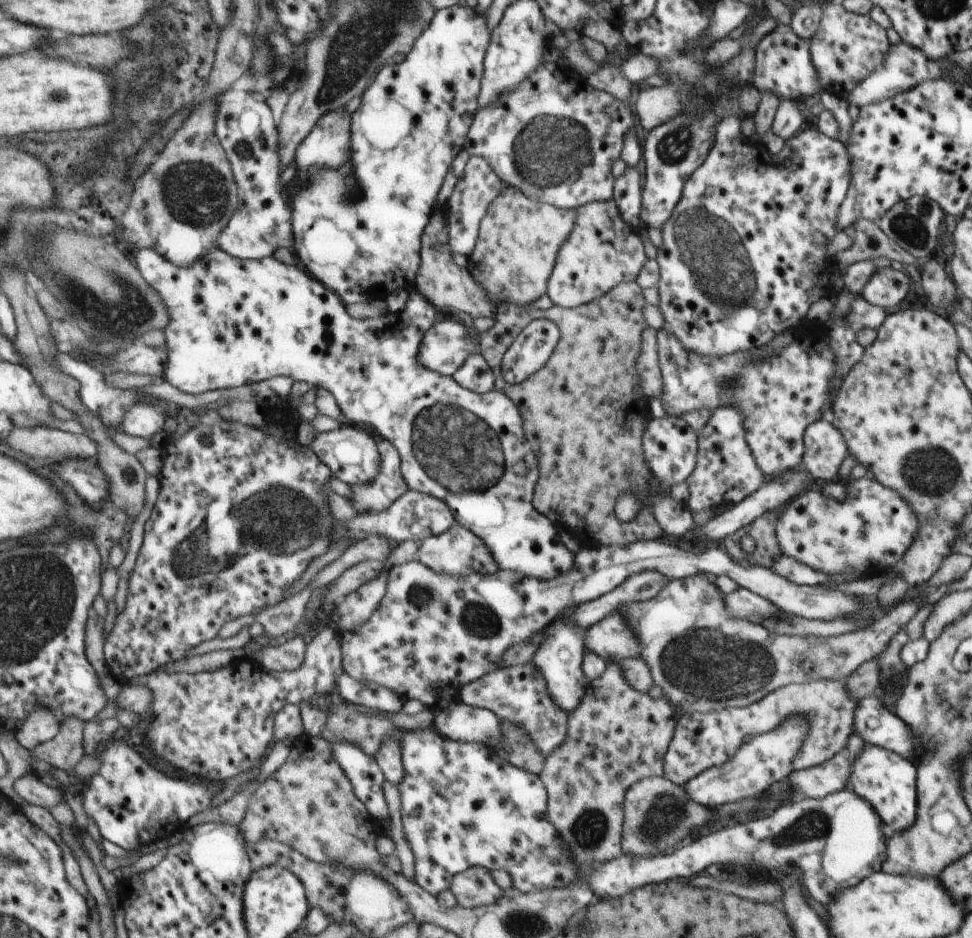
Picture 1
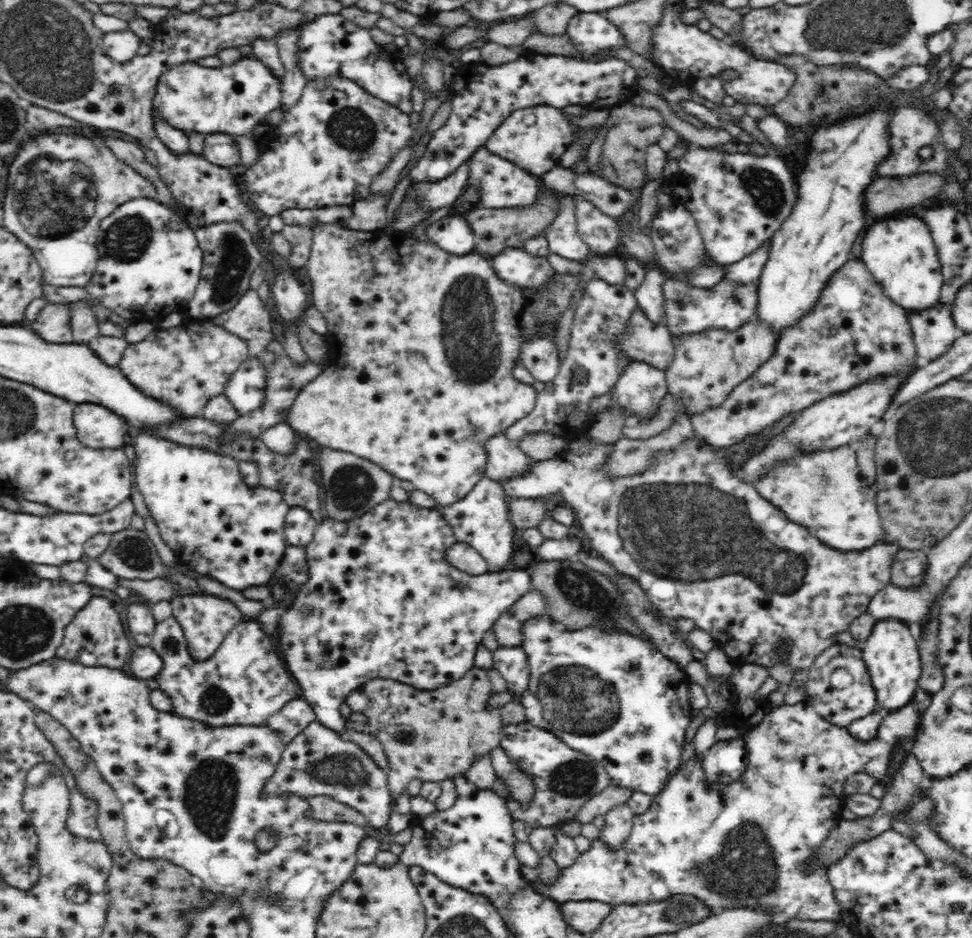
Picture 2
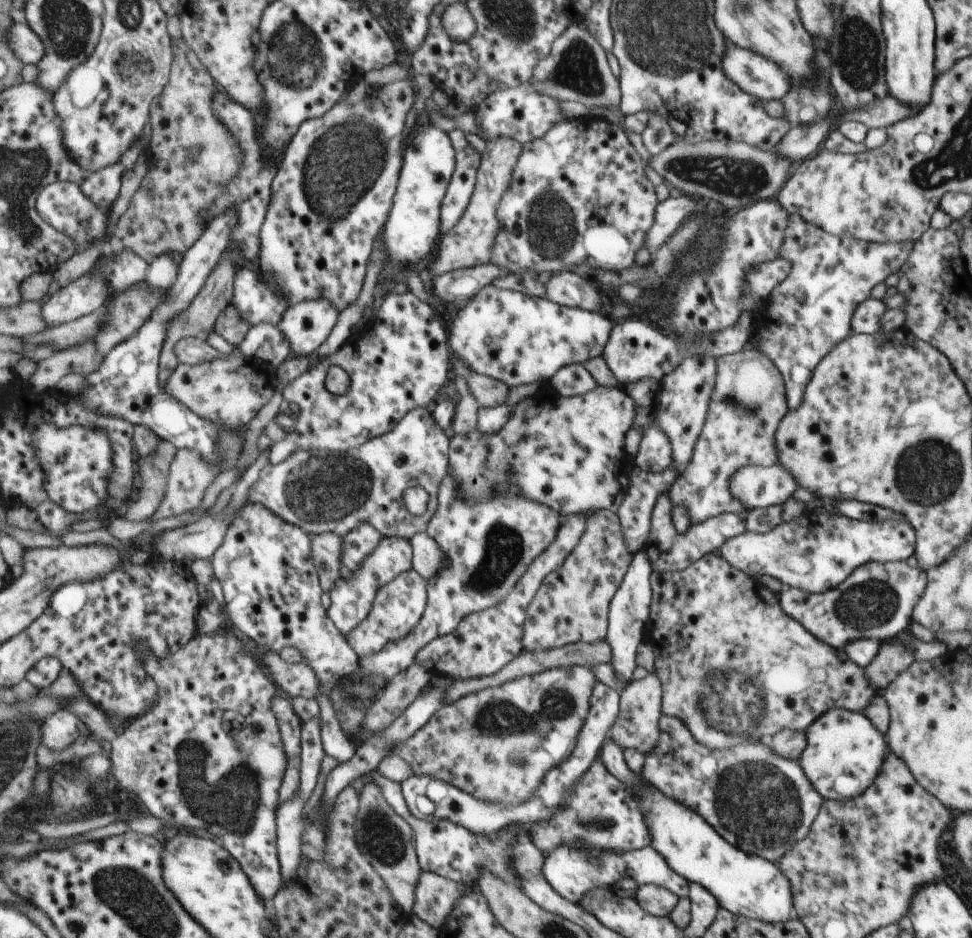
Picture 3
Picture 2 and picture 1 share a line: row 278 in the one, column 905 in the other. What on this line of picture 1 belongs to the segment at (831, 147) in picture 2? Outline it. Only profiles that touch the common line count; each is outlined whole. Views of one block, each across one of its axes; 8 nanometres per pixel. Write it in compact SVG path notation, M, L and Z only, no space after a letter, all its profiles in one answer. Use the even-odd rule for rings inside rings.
M866 743L851 764L849 789L858 790L862 798L878 806L878 814L886 818L887 832L909 829L918 814L917 768L914 760L886 747Z

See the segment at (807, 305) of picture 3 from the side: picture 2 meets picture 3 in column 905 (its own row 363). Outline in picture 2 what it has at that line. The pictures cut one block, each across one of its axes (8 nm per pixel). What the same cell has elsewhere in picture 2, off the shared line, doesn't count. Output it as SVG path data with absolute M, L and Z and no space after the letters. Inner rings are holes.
M248 358L229 378L224 394L239 415L252 413L265 402L266 366L258 358Z

